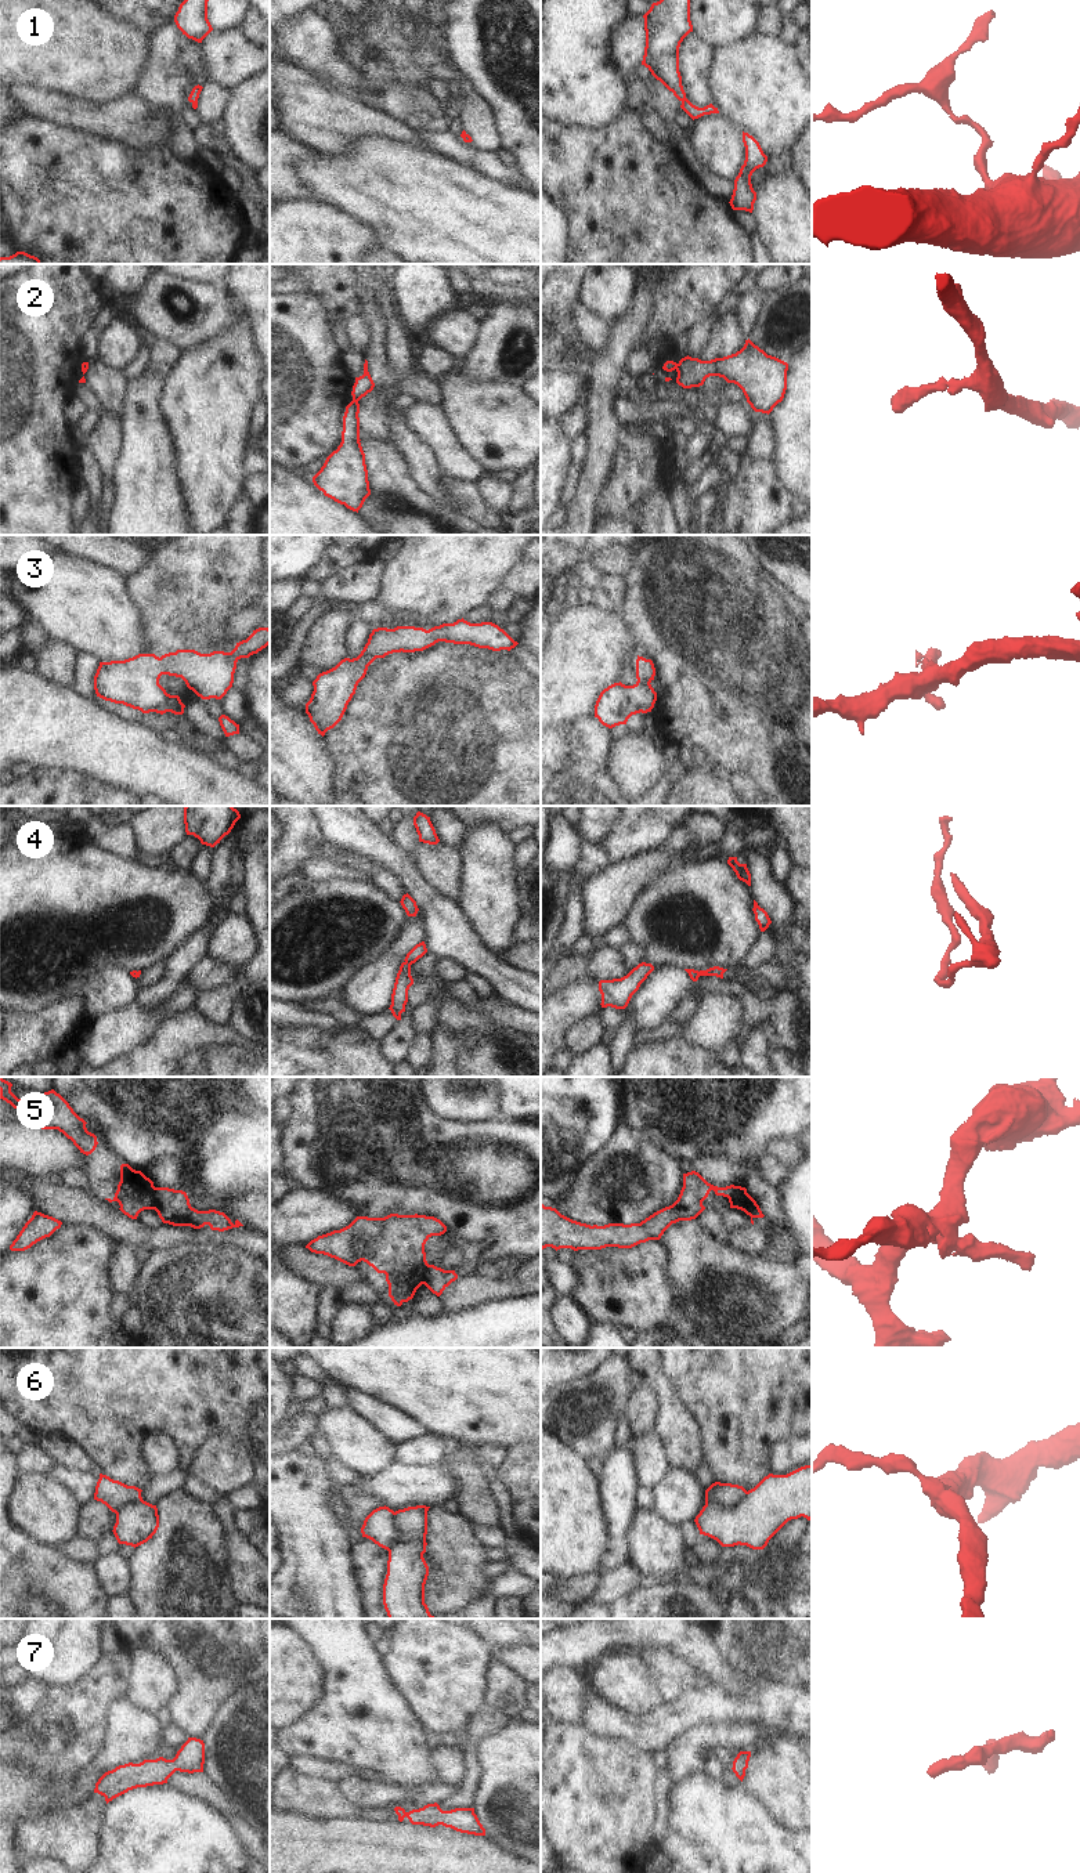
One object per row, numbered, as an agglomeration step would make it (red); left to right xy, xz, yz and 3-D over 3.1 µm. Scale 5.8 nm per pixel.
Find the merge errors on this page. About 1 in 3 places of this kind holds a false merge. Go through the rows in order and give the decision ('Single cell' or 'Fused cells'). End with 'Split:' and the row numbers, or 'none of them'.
1: Single cell
2: Fused cells
3: Single cell
4: Single cell
5: Fused cells
6: Fused cells
7: Single cell
Split: 2, 5, 6.

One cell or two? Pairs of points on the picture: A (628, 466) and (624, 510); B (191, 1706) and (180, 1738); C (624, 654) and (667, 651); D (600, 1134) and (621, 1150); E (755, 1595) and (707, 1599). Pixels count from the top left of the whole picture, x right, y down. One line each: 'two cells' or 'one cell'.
A: one cell
B: two cells
C: two cells
D: two cells
E: two cells

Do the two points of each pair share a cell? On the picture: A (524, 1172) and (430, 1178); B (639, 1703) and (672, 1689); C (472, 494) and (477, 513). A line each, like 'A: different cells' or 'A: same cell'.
A: same cell
B: different cells
C: same cell

